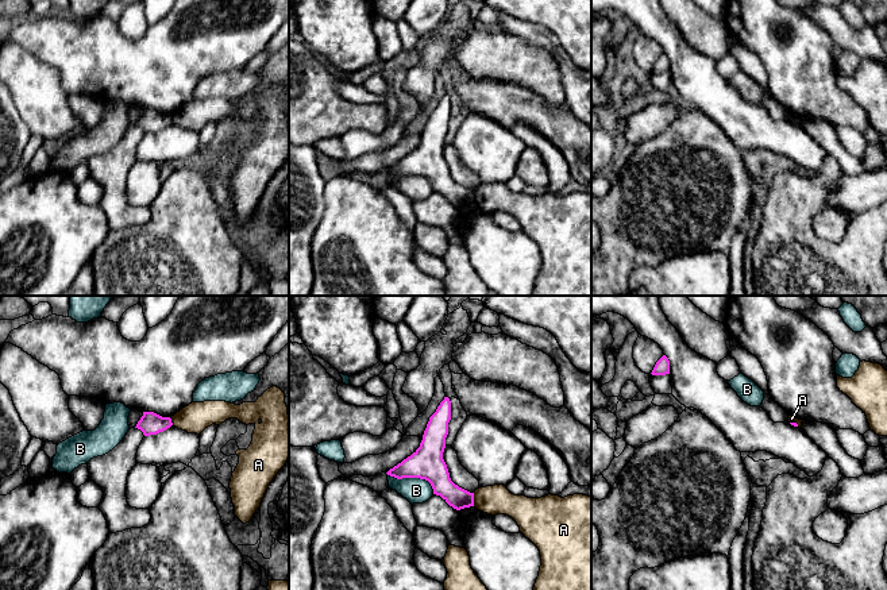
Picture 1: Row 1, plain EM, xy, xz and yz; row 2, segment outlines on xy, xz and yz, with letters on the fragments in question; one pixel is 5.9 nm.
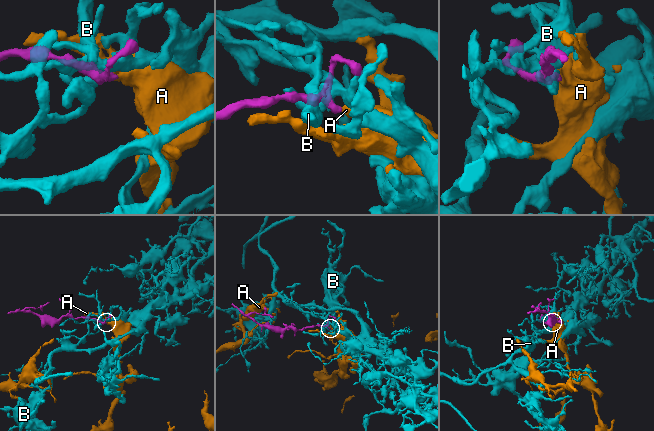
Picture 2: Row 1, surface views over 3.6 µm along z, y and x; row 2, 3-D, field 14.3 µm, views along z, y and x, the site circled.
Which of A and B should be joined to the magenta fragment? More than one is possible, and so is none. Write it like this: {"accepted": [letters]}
{"accepted": []}

